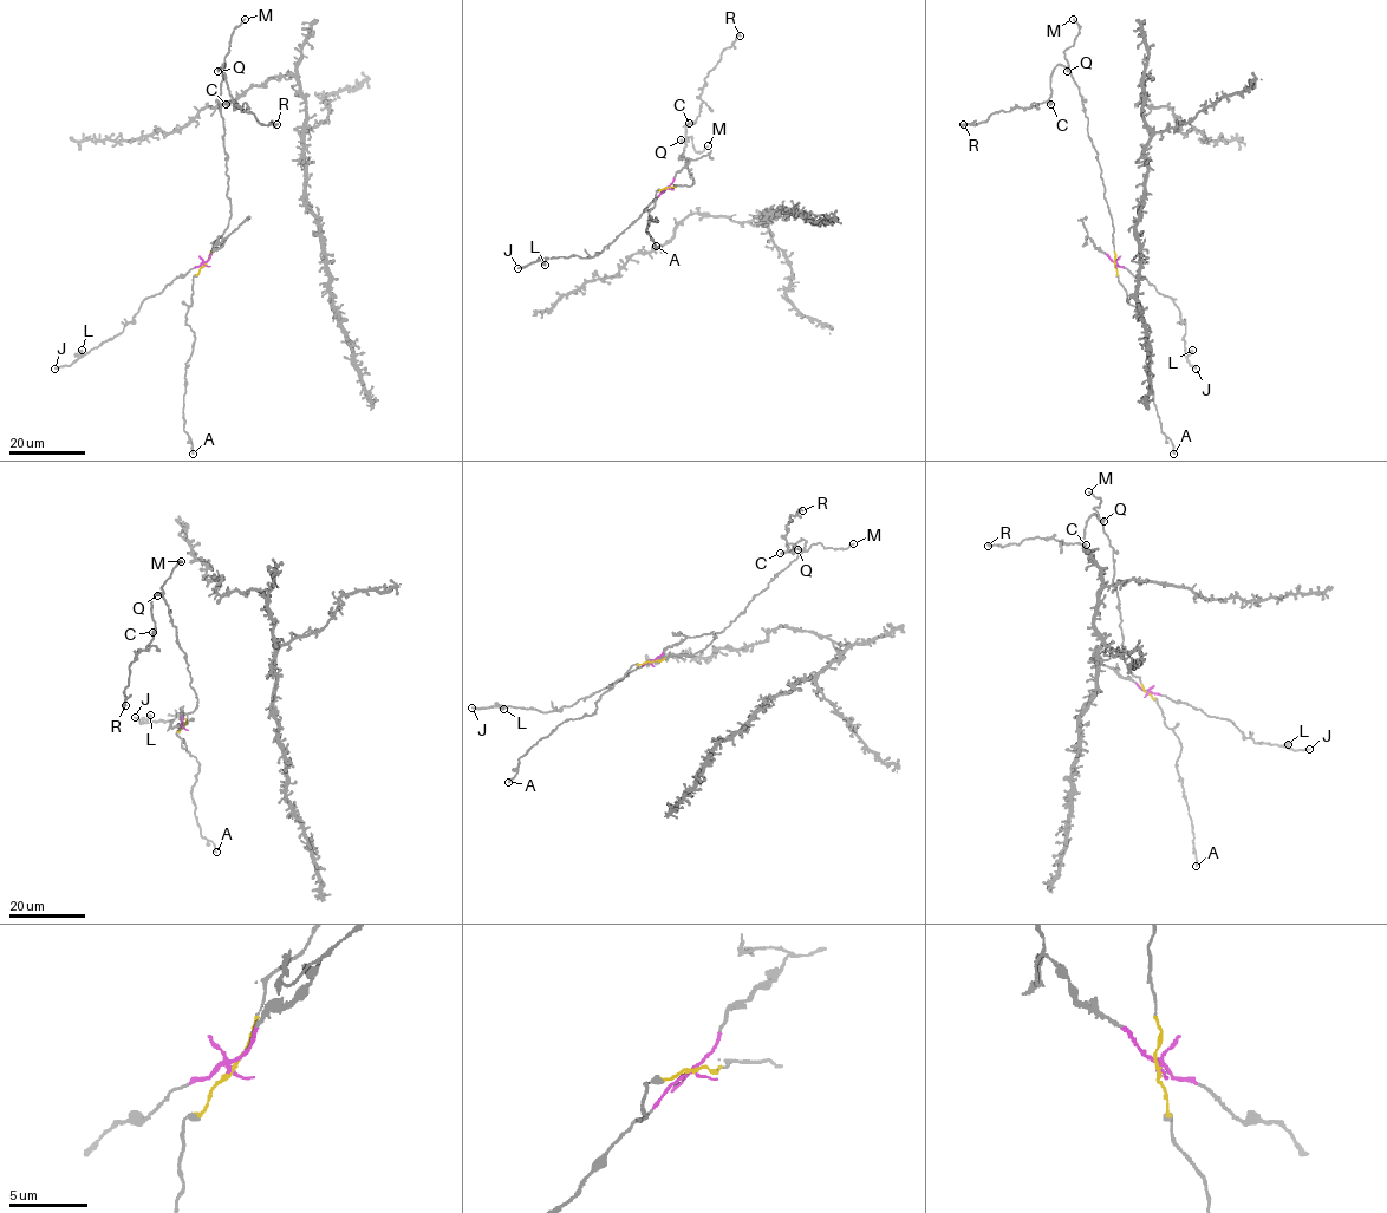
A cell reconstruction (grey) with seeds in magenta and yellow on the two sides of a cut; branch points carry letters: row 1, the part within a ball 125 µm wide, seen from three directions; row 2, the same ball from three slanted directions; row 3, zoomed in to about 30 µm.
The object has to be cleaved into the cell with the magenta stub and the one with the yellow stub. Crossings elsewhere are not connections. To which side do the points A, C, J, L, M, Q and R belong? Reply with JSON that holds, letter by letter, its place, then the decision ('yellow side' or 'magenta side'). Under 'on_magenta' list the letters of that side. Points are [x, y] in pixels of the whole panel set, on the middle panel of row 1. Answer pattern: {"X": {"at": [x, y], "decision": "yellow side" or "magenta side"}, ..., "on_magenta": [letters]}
{"A": {"at": [656, 246], "decision": "yellow side"}, "C": {"at": [689, 123], "decision": "yellow side"}, "J": {"at": [518, 268], "decision": "magenta side"}, "L": {"at": [545, 265], "decision": "magenta side"}, "M": {"at": [708, 145], "decision": "yellow side"}, "Q": {"at": [681, 139], "decision": "yellow side"}, "R": {"at": [740, 36], "decision": "yellow side"}, "on_magenta": ["J", "L"]}

